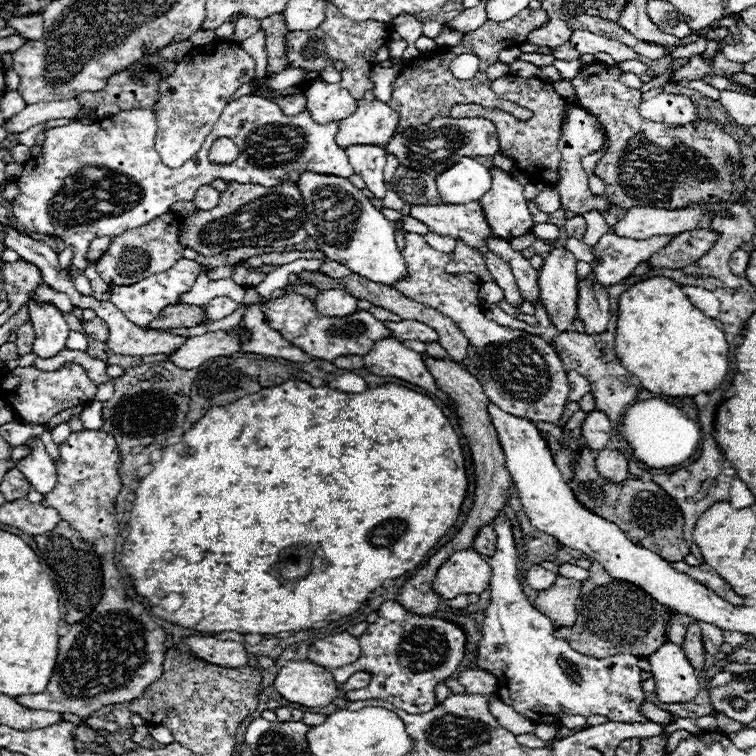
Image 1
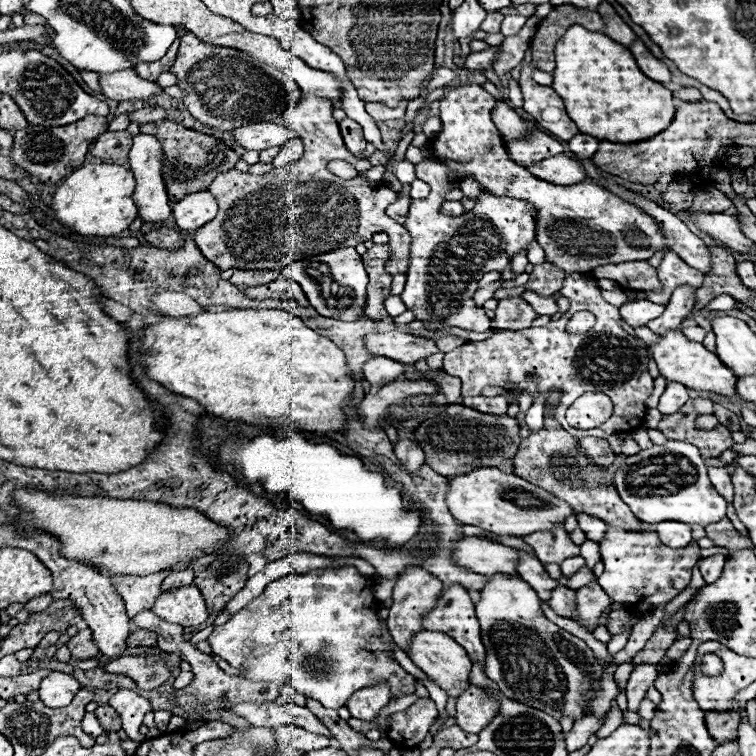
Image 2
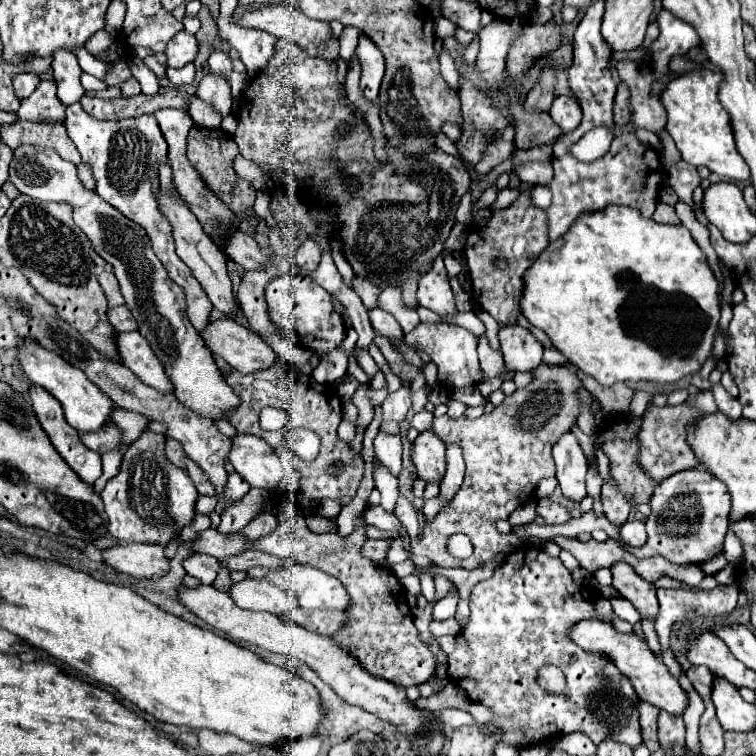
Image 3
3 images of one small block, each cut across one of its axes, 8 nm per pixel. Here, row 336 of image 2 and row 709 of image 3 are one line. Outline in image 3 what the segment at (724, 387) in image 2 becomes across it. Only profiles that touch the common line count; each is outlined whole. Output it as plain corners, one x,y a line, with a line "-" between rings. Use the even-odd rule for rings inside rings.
584,620
576,624
576,628
572,628
572,640
580,644
580,648
588,648
590,652
600,652
608,656
620,668
620,672
624,672
632,680
640,700
660,710
666,710
672,716
684,714
688,706
688,694
682,690
678,678
674,678
670,670
664,666
664,662
660,662
660,658
648,648
644,638
638,638
636,634
622,634
612,624
604,624
598,620

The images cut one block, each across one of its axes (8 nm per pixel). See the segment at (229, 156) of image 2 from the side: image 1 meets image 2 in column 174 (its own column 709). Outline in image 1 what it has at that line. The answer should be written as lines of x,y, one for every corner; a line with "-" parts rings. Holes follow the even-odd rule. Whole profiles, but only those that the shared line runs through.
602,62
582,66
580,74
570,80
576,88
576,98
580,106
590,110
602,124
606,124
608,132
608,150
602,160
594,168
594,176
602,178
606,184
606,198
620,208
632,206
652,206
652,208
682,208
692,202
742,202
746,204
746,182
742,174
740,148
738,142
728,136
714,122
698,120
684,126
668,126
660,122
648,122
640,118
638,104
640,90
624,86
620,80
620,68
608,66

